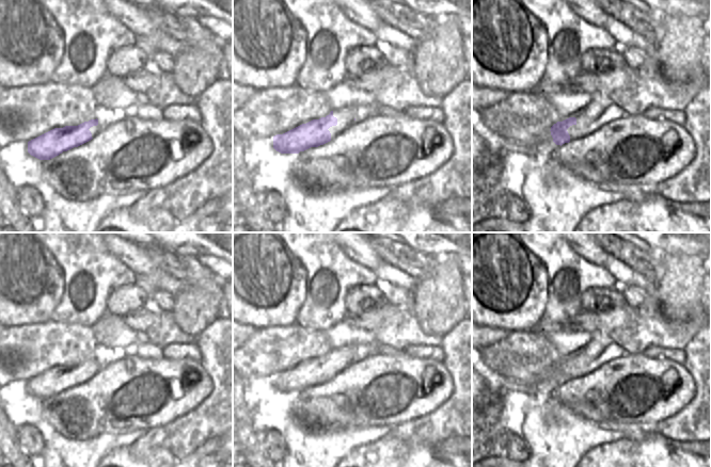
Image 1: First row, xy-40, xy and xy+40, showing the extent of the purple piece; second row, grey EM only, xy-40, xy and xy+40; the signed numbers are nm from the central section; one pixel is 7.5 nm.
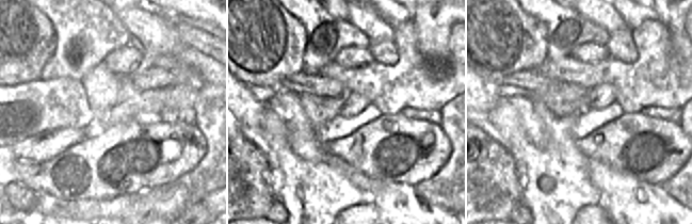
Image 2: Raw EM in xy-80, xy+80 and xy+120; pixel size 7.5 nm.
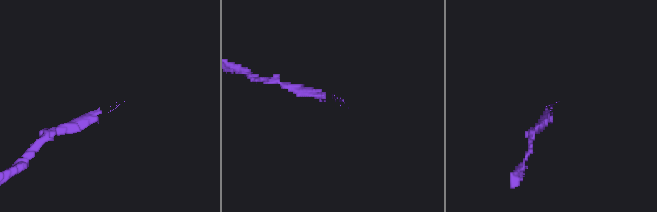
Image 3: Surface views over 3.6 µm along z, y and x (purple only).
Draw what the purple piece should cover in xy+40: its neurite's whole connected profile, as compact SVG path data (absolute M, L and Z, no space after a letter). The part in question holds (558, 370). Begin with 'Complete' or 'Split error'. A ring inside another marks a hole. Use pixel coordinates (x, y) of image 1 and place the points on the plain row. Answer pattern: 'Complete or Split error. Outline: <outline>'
Split error. Outline: M594 333L594 338L574 356L569 356L563 360L557 360L551 366L551 374L556 384L570 381L567 368L576 363L589 363L598 358L604 350L613 342L603 333Z

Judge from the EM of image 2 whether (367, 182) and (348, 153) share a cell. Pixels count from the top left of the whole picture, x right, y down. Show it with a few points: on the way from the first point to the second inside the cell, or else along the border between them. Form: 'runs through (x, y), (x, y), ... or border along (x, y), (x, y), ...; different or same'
border along (357, 171), (384, 181); different

